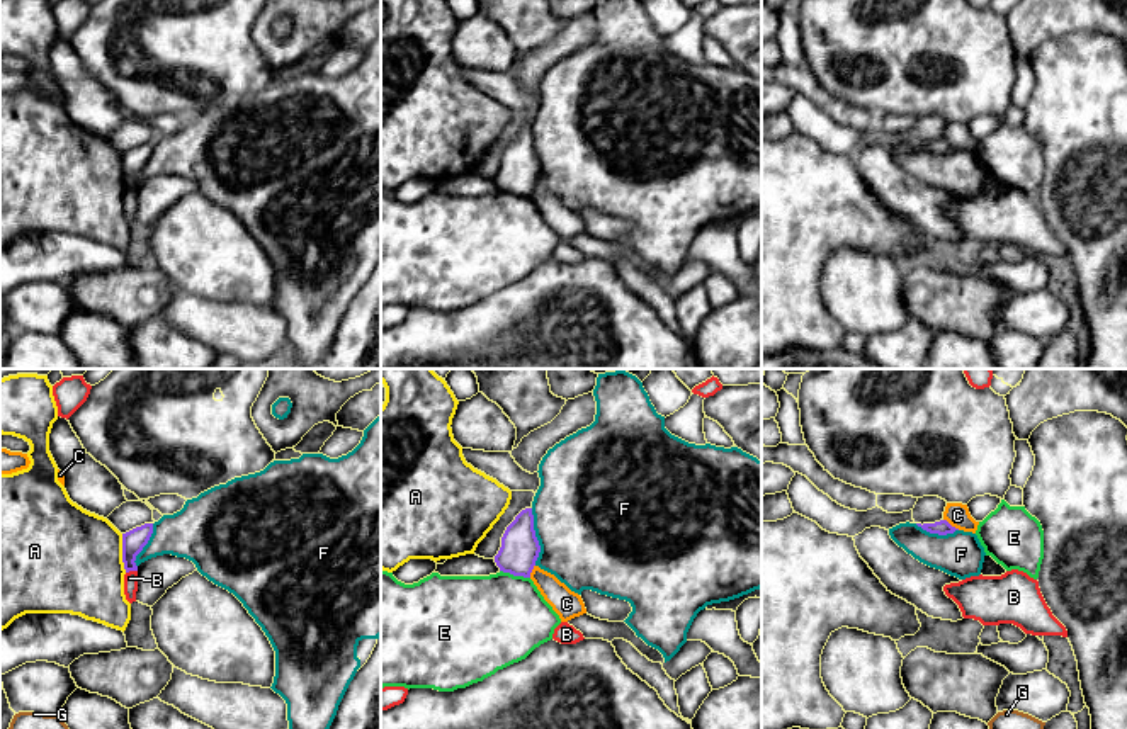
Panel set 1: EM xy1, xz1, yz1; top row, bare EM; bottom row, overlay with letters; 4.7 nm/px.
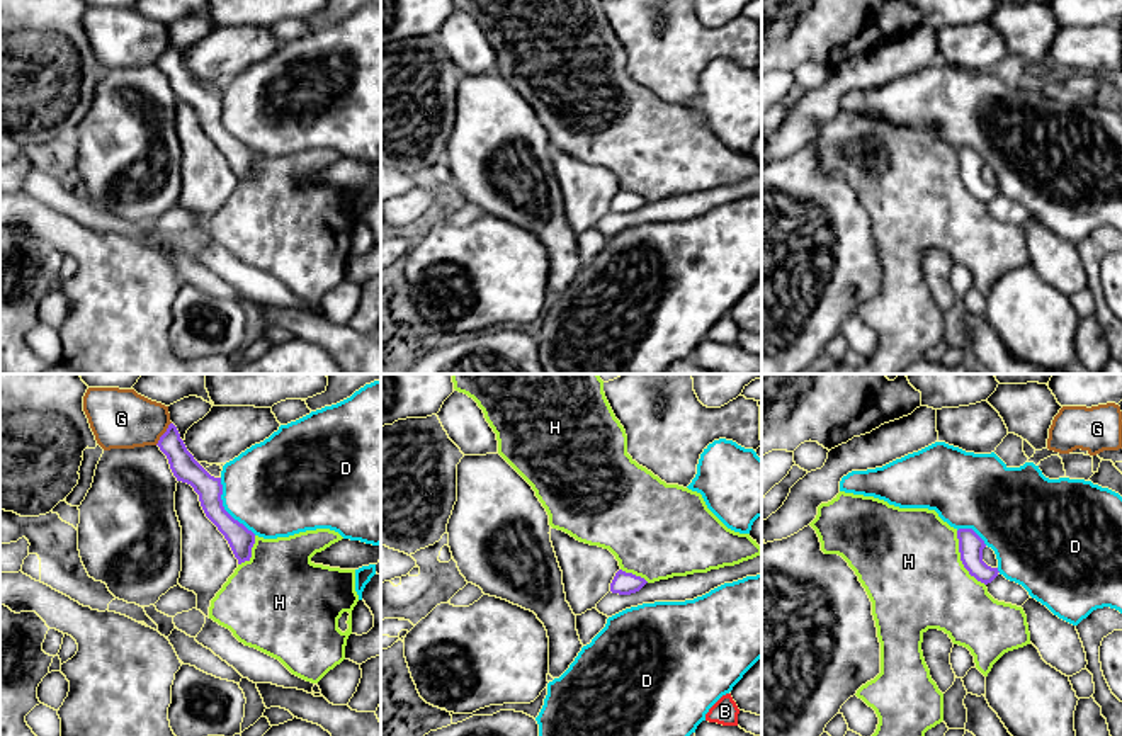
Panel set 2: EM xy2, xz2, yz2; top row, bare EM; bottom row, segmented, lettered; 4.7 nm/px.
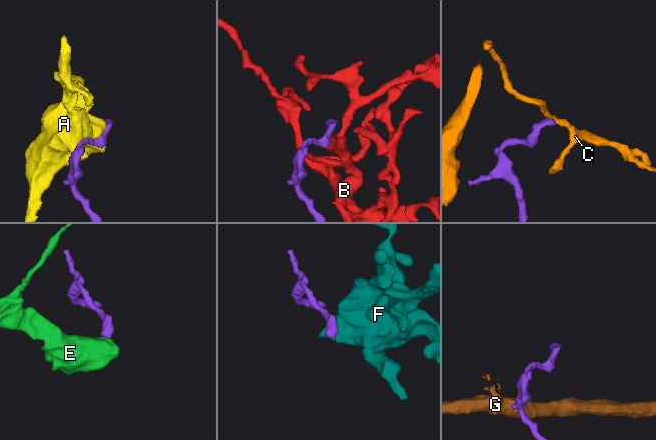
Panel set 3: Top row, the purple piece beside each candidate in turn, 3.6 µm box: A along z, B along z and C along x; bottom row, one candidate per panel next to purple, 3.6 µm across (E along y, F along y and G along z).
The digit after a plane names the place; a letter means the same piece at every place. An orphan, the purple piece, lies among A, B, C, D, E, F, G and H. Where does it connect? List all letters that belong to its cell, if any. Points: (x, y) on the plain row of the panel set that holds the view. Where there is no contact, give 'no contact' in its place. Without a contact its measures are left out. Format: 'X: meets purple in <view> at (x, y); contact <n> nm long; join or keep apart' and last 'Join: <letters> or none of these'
A: meets purple in xy1 at (123, 172); contact 190 nm long; keep apart
B: meets purple in xy1 at (131, 189); contact 60 nm long; keep apart
C: meets purple in yz1 at (951, 145); contact 90 nm long; keep apart
D: meets purple in xy2 at (223, 128); contact 320 nm long; keep apart
E: meets purple in xz1 at (515, 194); contact 150 nm long; keep apart
F: meets purple in xz1 at (536, 157); contact 280 nm long; keep apart
G: meets purple in xy2 at (164, 53); contact 130 nm long; keep apart
H: meets purple in yz2 at (961, 179); contact 300 nm long; keep apart
Join: none of these

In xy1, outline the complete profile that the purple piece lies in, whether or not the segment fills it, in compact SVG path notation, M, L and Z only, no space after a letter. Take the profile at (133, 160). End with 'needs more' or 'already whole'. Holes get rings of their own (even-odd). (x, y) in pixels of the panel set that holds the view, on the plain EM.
M144 143L122 153L122 182L126 192L138 190L136 175L143 170L153 153L153 143Z | already whole

